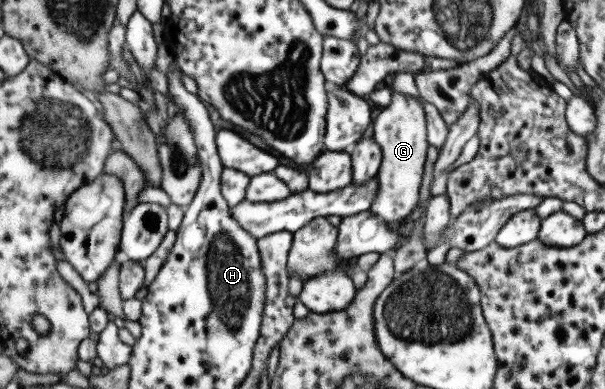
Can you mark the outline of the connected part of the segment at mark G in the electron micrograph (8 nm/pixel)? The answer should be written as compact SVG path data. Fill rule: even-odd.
M394 89L391 94L390 106L384 107L371 124L370 132L382 150L382 163L377 172L379 191L368 211L376 213L378 218L382 218L390 226L401 227L418 207L422 173L430 144L427 141L426 114L422 104L416 98L394 92Z

